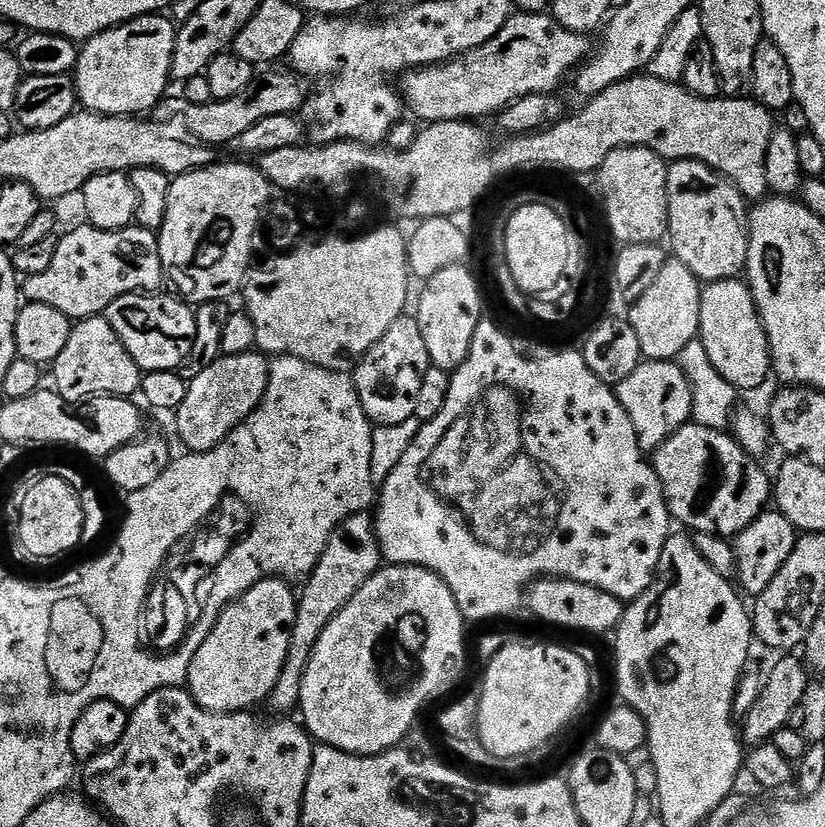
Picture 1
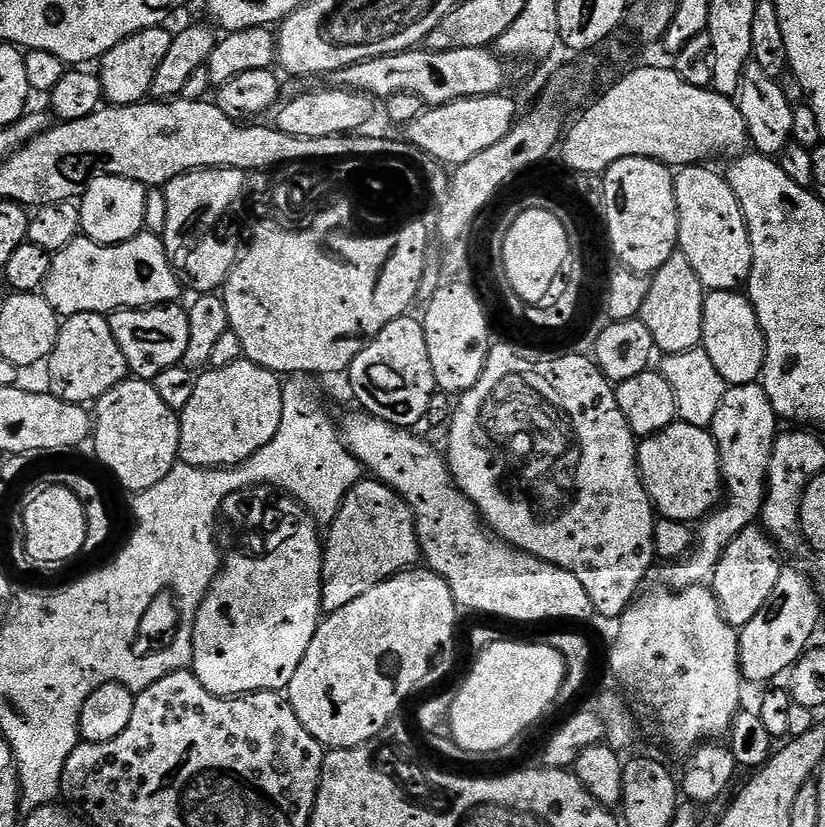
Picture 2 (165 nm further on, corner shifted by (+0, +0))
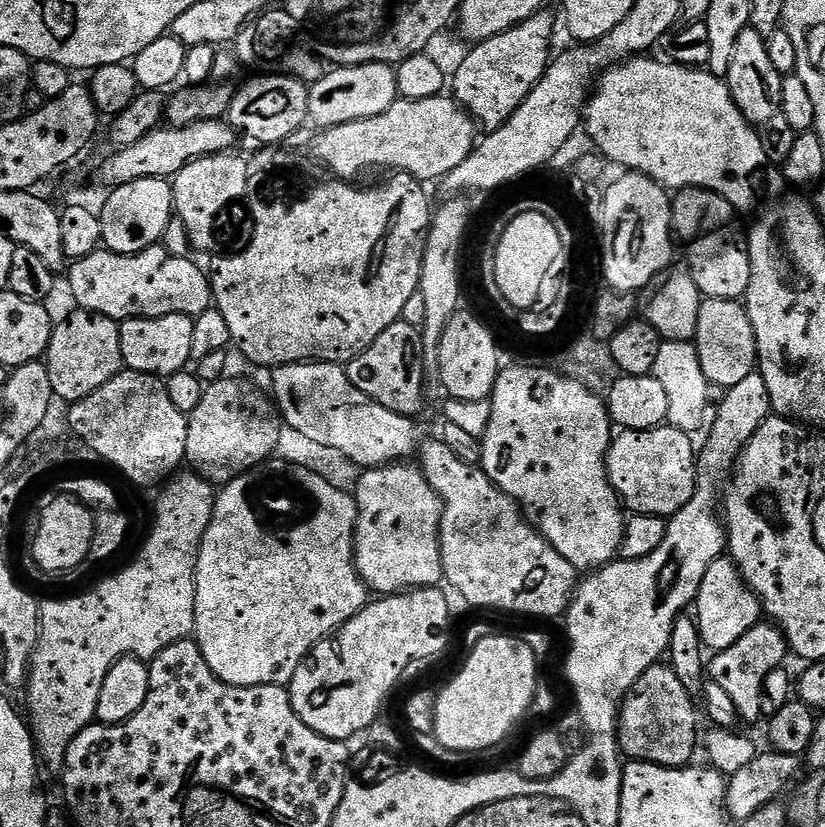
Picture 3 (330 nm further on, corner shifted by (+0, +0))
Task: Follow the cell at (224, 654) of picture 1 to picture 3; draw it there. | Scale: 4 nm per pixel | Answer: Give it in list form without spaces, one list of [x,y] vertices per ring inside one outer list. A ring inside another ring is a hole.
[[[313,470],[296,472],[296,476],[300,476],[302,483],[308,484],[308,489],[312,492],[312,496],[316,496],[318,514],[316,515],[316,520],[312,520],[312,524],[304,524],[300,528],[296,528],[296,532],[288,532],[284,536],[268,536],[264,532],[260,532],[260,528],[256,528],[256,520],[252,520],[252,512],[248,512],[248,502],[251,498],[244,500],[244,484],[248,484],[248,480],[242,480],[239,476],[236,476],[221,487],[224,489],[219,489],[216,505],[212,511],[212,521],[210,526],[206,526],[206,534],[200,543],[198,566],[196,567],[196,631],[194,639],[196,645],[202,650],[202,658],[206,658],[212,673],[227,684],[233,684],[234,686],[258,686],[259,684],[291,685],[298,666],[308,657],[308,653],[321,640],[329,639],[346,621],[354,618],[354,614],[361,612],[364,609],[364,605],[369,603],[370,600],[370,589],[356,569],[354,546],[356,545],[358,510],[356,509],[355,495],[351,491],[343,492],[335,486],[330,486],[326,479],[319,474],[314,474]]]

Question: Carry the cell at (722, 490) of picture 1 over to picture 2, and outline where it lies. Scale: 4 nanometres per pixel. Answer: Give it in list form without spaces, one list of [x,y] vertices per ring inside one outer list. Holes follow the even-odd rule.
[[[673,422],[657,432],[655,436],[645,436],[636,449],[636,462],[640,466],[640,477],[653,509],[663,519],[699,522],[715,509],[722,500],[722,477],[720,474],[720,455],[711,431],[683,422]]]

